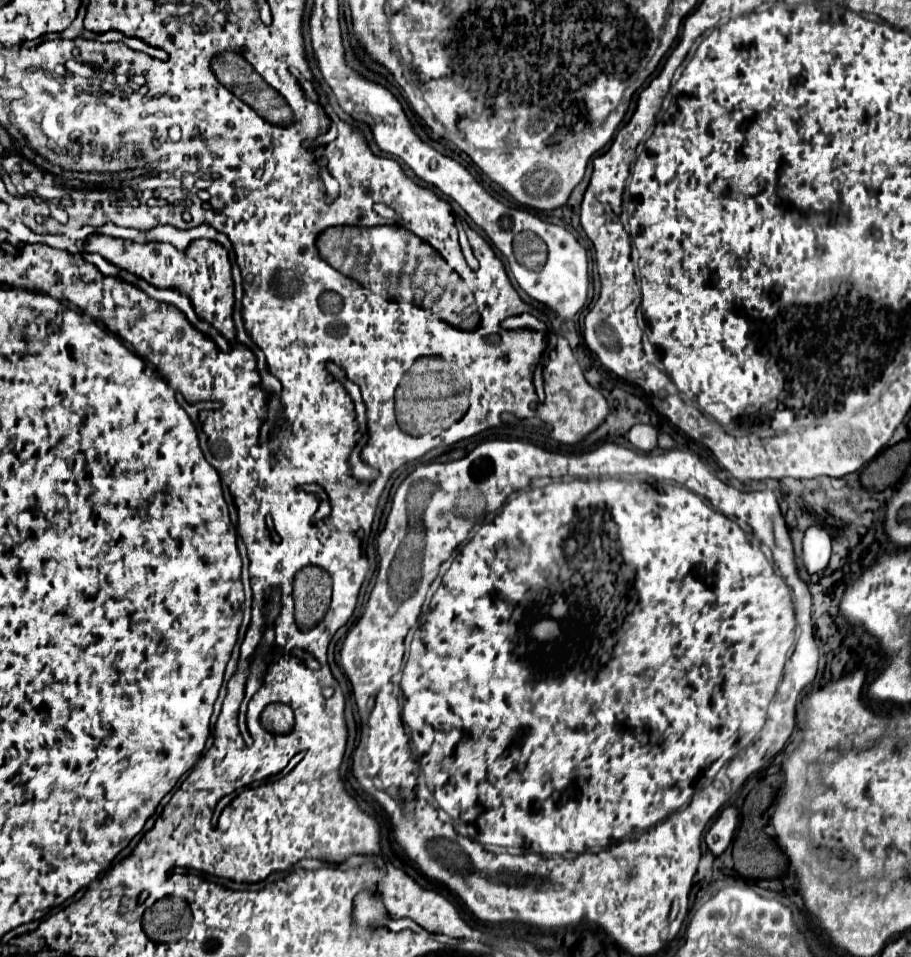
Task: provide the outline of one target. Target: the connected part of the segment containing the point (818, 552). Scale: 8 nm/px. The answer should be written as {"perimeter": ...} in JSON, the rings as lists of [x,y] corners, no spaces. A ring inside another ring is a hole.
{"perimeter":[[[810,527],[804,535],[804,549],[802,549],[802,561],[808,571],[808,575],[814,575],[822,569],[826,569],[830,561],[830,533],[824,527]]]}

